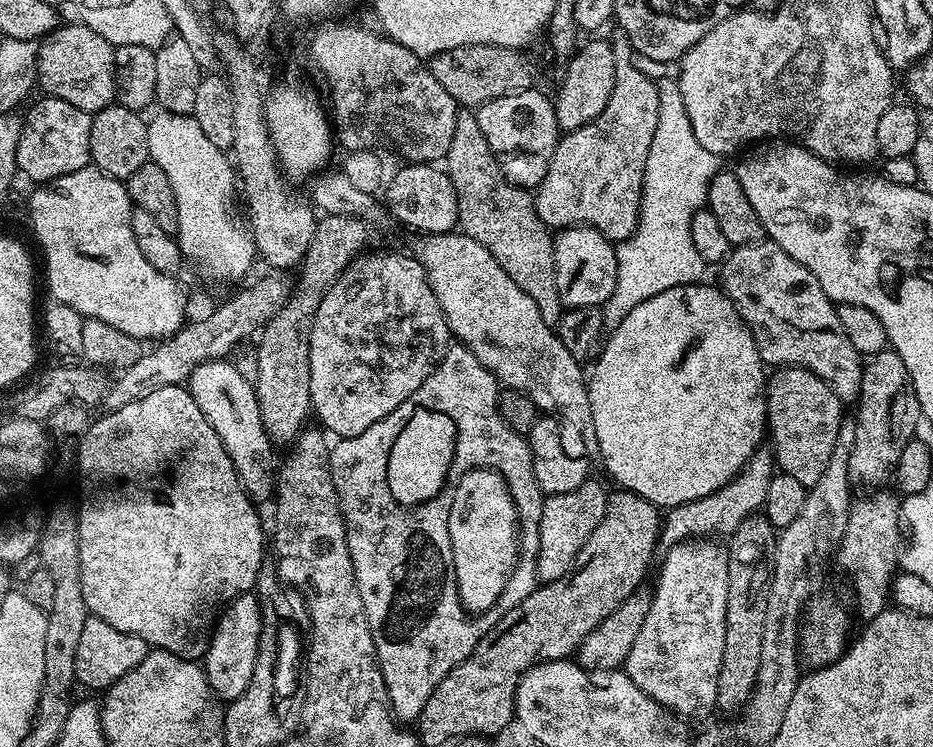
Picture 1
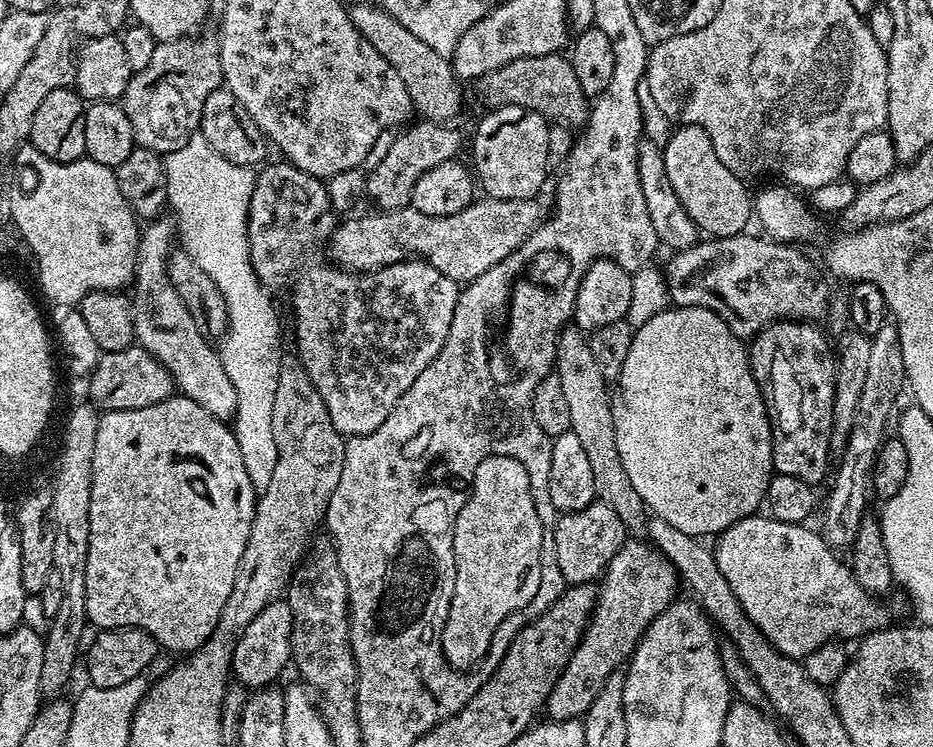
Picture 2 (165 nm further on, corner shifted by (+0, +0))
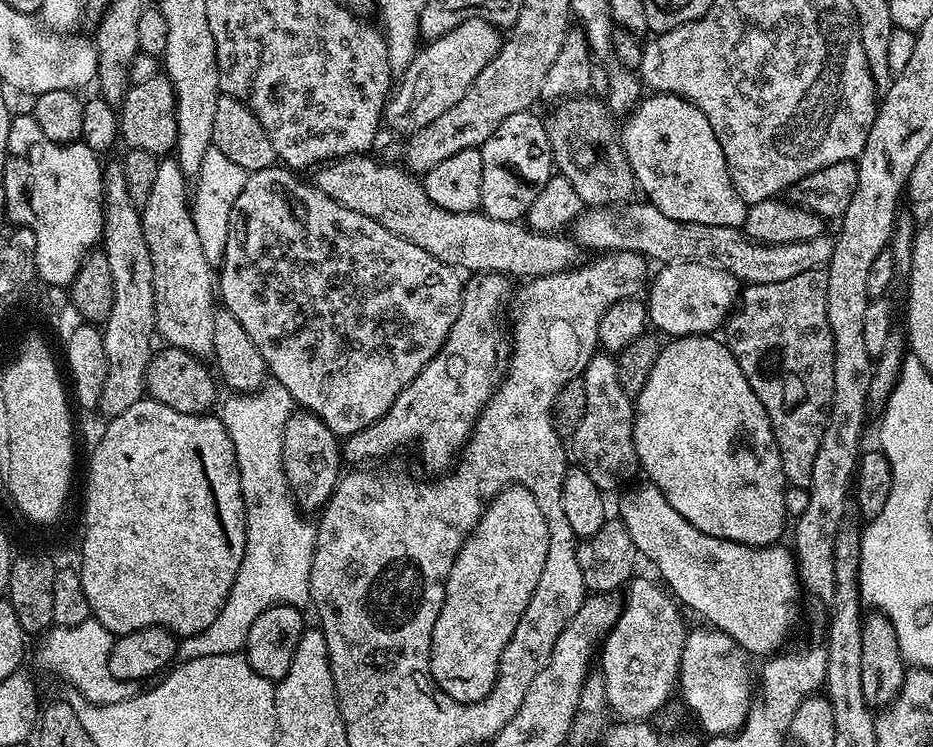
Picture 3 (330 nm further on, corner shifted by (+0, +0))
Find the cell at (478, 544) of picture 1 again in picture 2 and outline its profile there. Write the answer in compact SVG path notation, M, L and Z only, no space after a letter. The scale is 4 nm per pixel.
M491 456L475 461L473 468L476 469L472 472L468 501L461 508L459 505L451 526L456 571L452 577L450 610L440 639L446 662L457 670L475 669L488 653L494 630L534 598L542 570L542 534L546 530L546 525L538 518L538 510L534 510L530 478L526 478L522 462L505 456Z

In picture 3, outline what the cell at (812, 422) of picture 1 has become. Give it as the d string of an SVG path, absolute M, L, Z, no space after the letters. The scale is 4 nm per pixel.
M824 268L802 270L802 274L794 274L794 278L786 278L782 282L747 285L739 297L738 307L729 315L722 328L722 336L727 343L730 354L734 354L738 366L742 366L742 374L746 378L746 382L750 382L754 394L758 394L758 398L770 418L774 438L778 442L778 454L782 458L784 479L794 488L808 488L810 486L810 474L814 471L814 454L818 454L818 442L822 442L822 430L826 430L826 418L834 394L834 334L830 334L830 318L826 314L827 286L828 273Z

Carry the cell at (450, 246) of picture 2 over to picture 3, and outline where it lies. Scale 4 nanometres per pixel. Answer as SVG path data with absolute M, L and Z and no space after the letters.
M625 202L610 208L585 207L584 211L570 225L571 239L580 245L581 249L600 248L596 250L611 250L614 252L636 252L649 261L667 262L669 260L693 260L703 264L712 264L716 268L726 270L738 282L745 285L769 284L782 282L786 278L794 278L794 274L802 274L802 270L824 268L832 256L833 237L823 234L810 238L808 241L786 242L785 244L762 244L746 236L739 228L730 226L702 226L698 222L678 222L674 218L666 218L662 210L658 210L647 202Z

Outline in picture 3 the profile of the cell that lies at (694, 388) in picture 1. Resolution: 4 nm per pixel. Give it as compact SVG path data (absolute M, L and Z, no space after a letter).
M712 334L703 336L677 336L669 339L661 347L658 358L654 362L654 370L650 370L650 378L642 386L642 390L634 397L635 416L634 422L634 450L639 460L639 467L644 470L651 483L655 484L658 490L665 495L666 500L678 512L682 514L691 526L696 526L702 534L713 535L714 538L728 539L734 543L748 544L751 548L762 547L764 545L775 545L780 535L784 532L784 520L789 519L786 510L786 498L784 489L786 481L782 470L782 458L778 454L778 442L774 438L774 430L758 394L746 382L742 374L742 366L730 354L727 343L723 339Z

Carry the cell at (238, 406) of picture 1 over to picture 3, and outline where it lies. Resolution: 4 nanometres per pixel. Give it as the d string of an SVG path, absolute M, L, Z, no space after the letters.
M161 159L150 198L142 206L140 221L154 270L159 339L164 339L165 345L186 350L191 356L208 358L214 346L214 268L206 262L202 242L198 242L198 230L194 230L189 186L178 161Z

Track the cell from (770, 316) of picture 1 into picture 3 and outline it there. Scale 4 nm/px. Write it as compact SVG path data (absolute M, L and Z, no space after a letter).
M669 260L661 268L646 288L648 319L657 333L665 332L668 338L712 334L737 307L742 288L726 270L693 260Z

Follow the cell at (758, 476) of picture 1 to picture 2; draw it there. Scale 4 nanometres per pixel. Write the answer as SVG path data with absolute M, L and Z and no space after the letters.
M625 539L618 554L614 554L614 558L602 573L602 579L598 584L596 609L592 611L592 621L589 622L570 662L562 670L554 690L548 695L546 712L552 715L549 717L553 721L574 720L583 717L588 707L594 702L594 698L598 698L606 681L617 675L632 659L632 653L636 651L636 646L640 643L644 632L677 599L676 582L678 584L677 570L662 552L657 551L651 543L645 542L643 539Z

